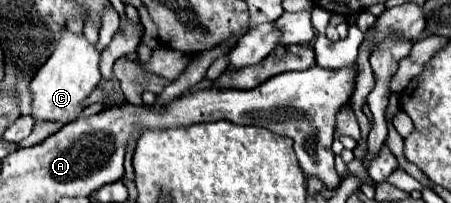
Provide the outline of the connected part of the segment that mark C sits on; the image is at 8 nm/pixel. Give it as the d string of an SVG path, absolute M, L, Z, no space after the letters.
M63 29L53 55L45 61L45 65L41 65L41 69L37 69L33 81L29 83L29 91L33 97L33 109L29 115L35 121L69 123L77 119L83 111L83 101L101 81L99 55L101 53L97 51L97 47L91 45L85 35L75 35L69 29Z

